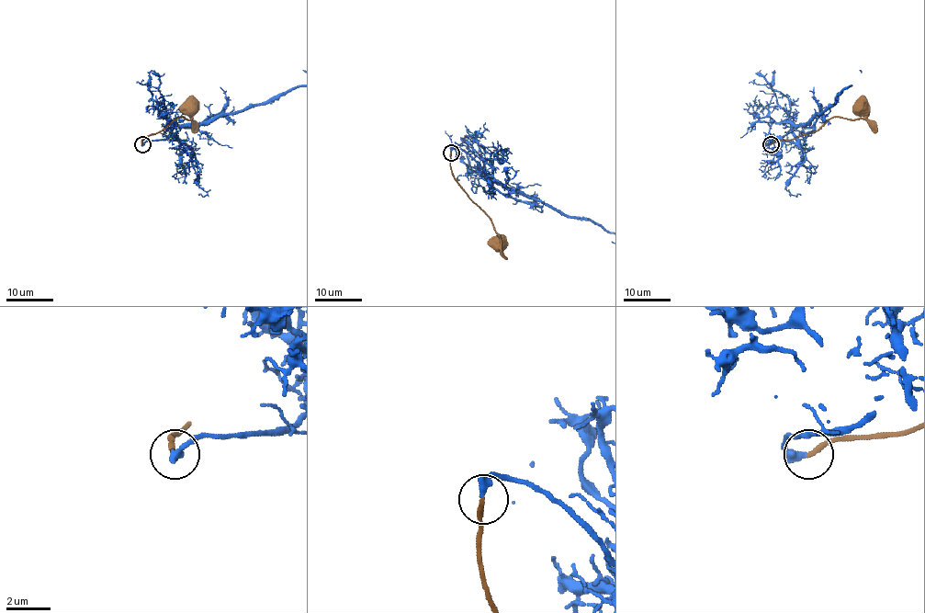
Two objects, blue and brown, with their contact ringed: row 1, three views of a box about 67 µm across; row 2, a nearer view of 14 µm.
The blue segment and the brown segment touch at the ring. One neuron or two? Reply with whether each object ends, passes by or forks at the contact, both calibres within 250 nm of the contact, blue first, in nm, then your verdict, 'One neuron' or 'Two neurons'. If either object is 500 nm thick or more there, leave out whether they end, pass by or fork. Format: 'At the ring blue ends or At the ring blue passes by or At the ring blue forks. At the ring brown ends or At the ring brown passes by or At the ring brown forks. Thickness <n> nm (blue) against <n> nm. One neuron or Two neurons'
At the ring blue ends. At the ring brown ends. Thickness 400 nm (blue) against 240 nm. One neuron

